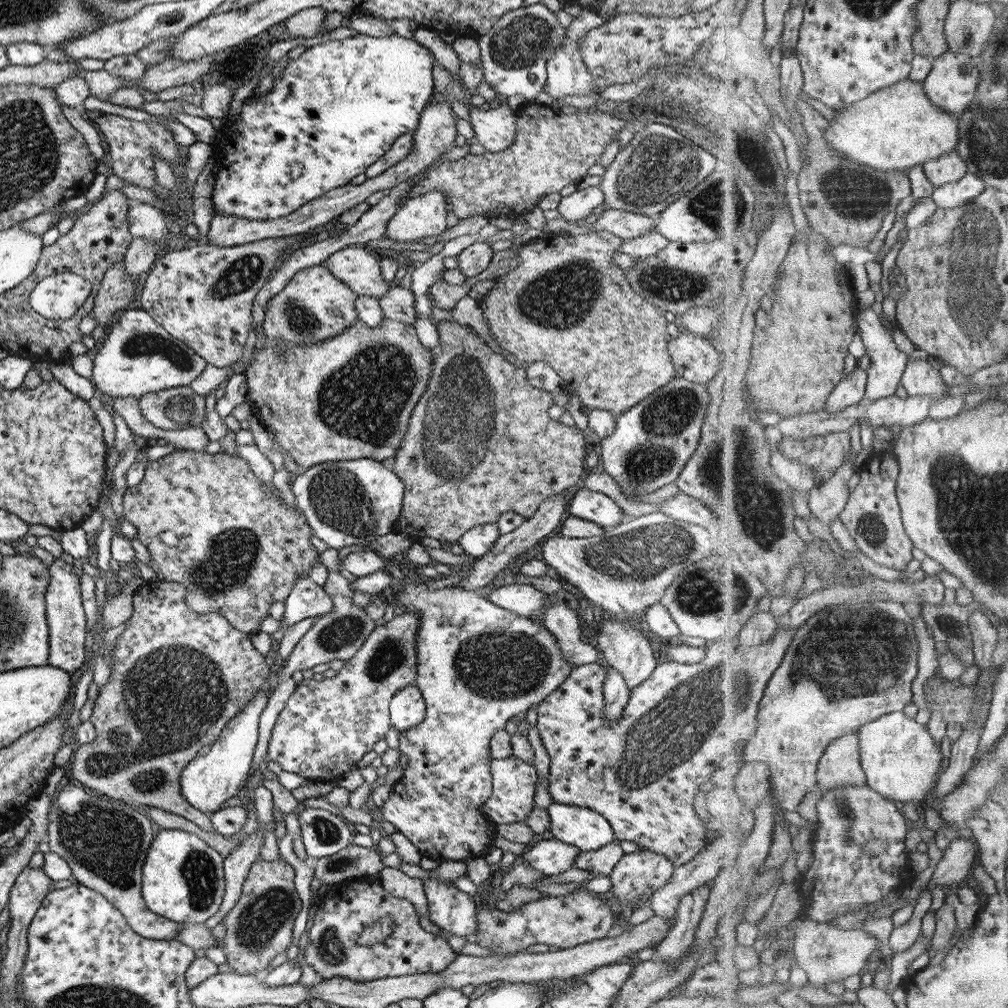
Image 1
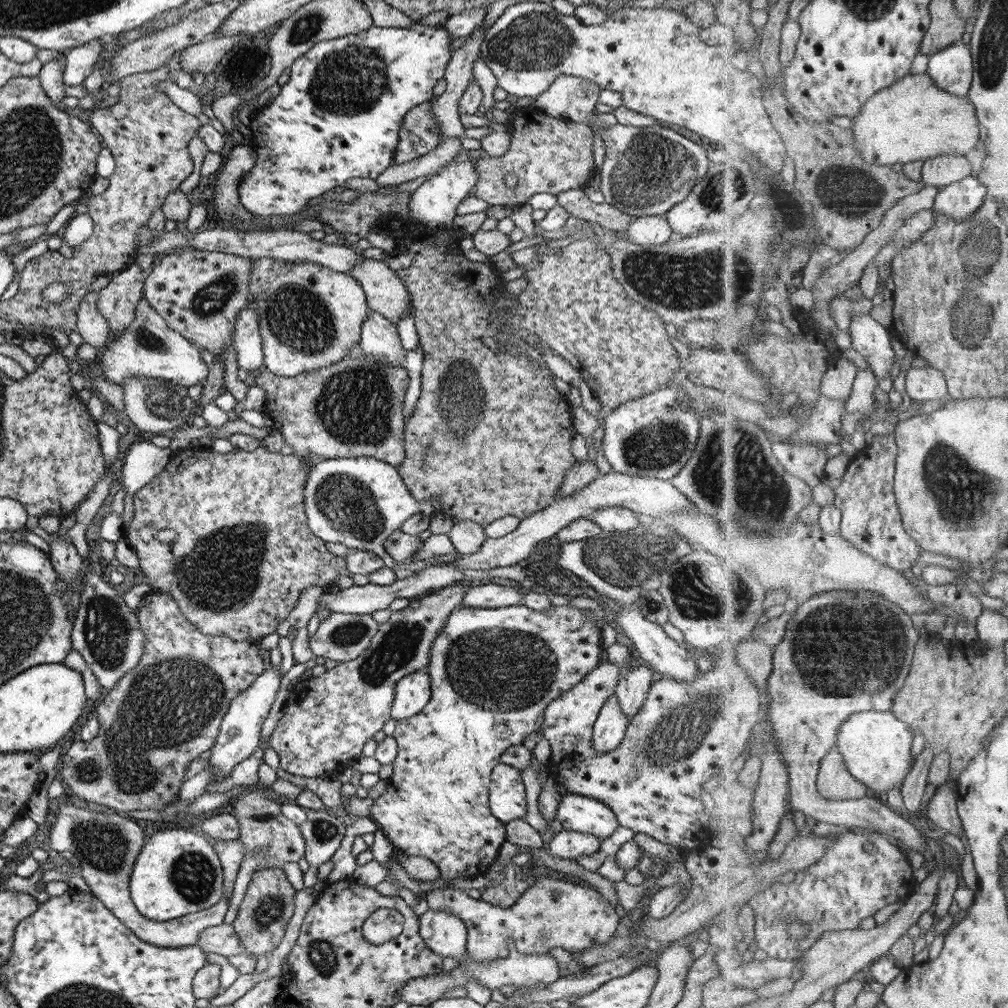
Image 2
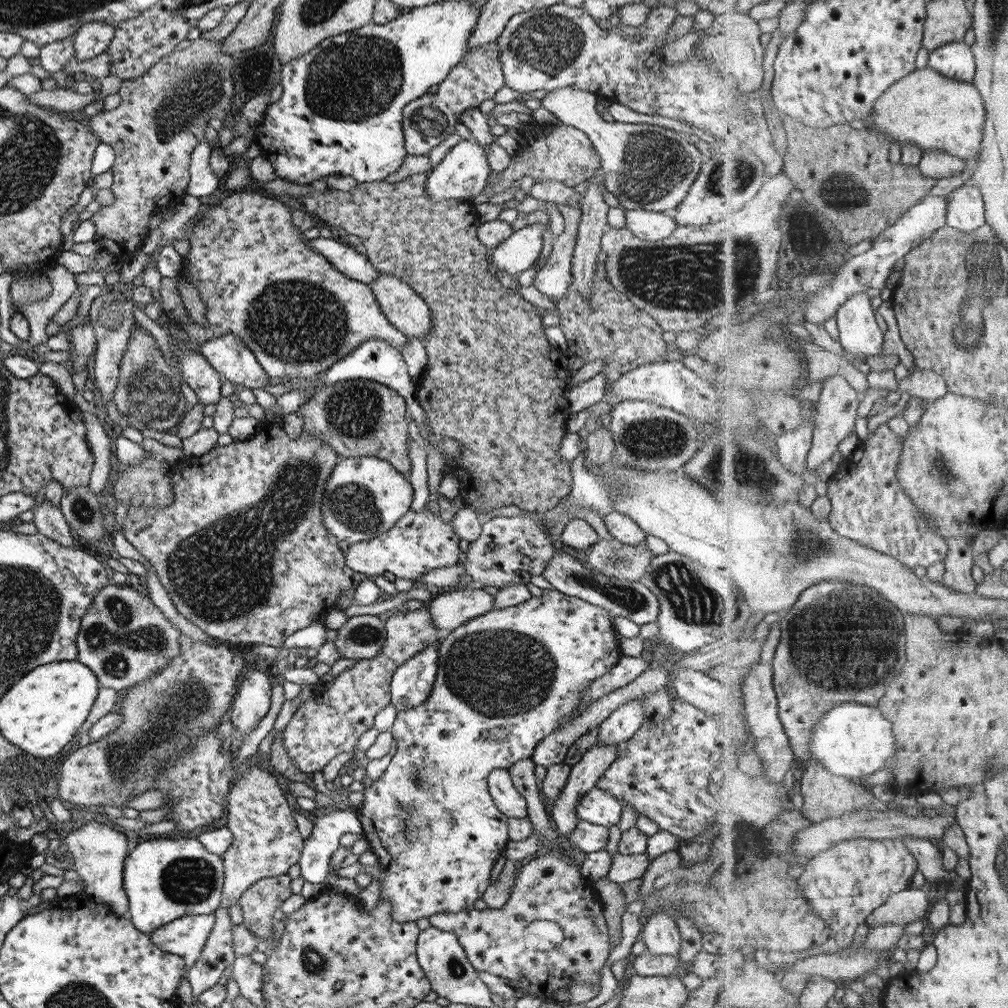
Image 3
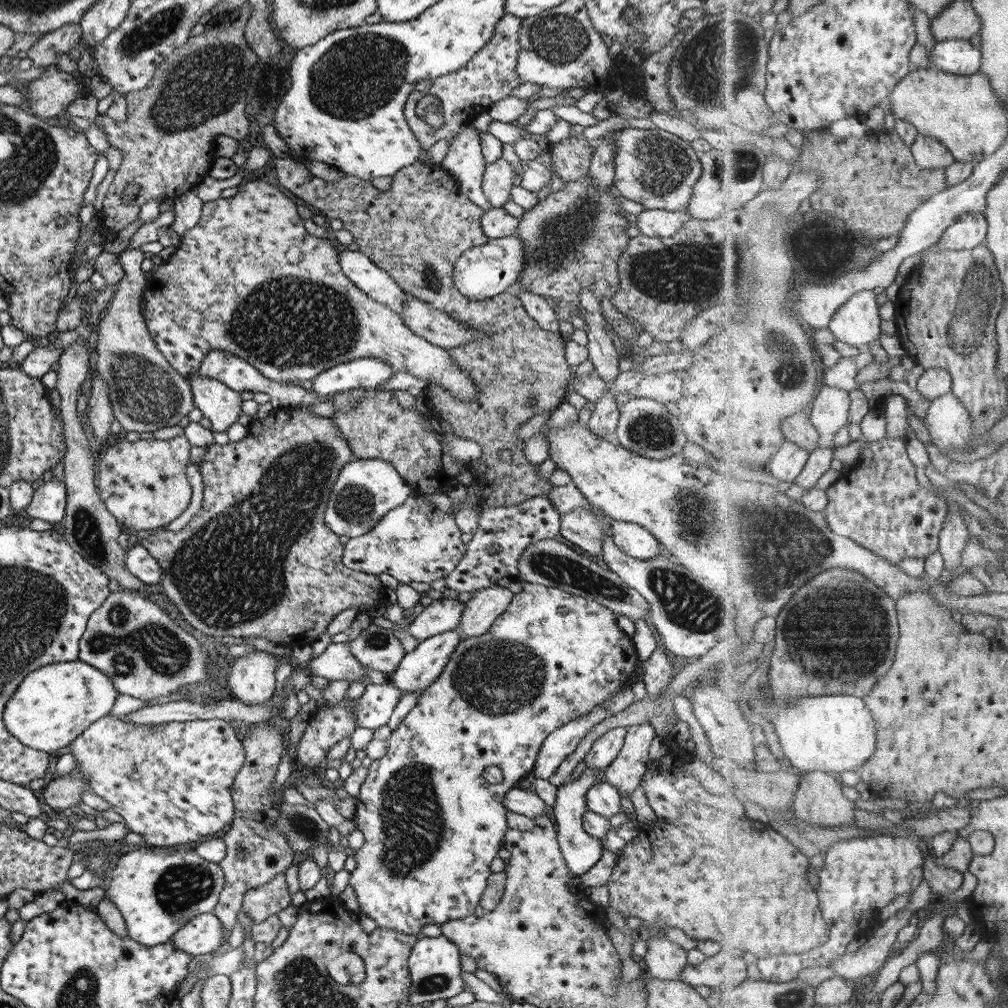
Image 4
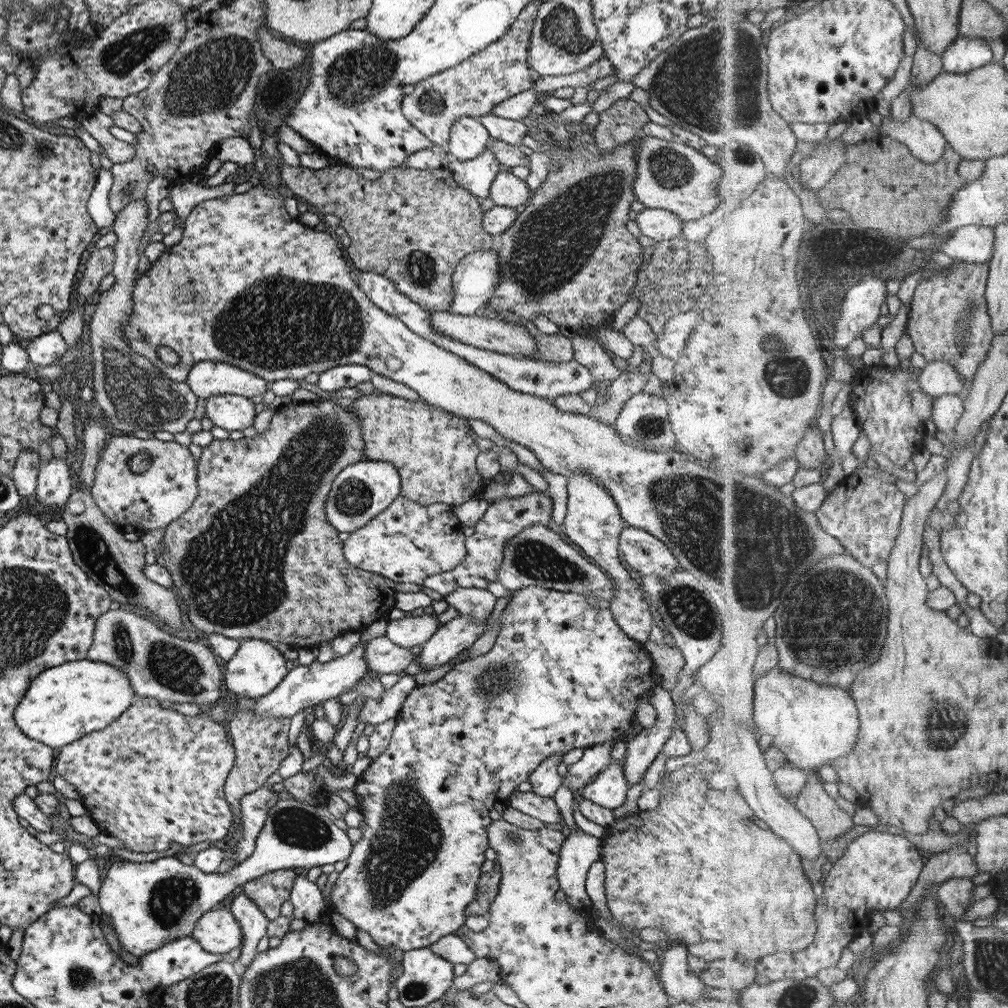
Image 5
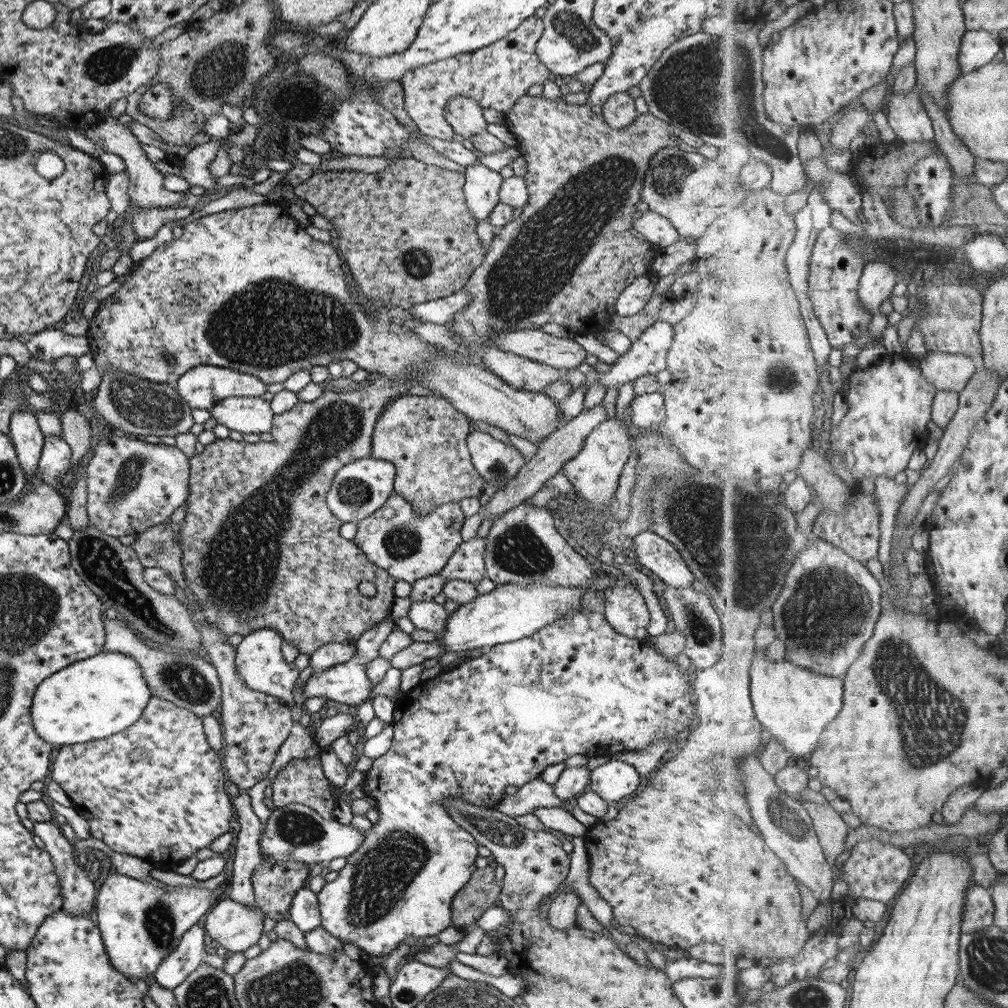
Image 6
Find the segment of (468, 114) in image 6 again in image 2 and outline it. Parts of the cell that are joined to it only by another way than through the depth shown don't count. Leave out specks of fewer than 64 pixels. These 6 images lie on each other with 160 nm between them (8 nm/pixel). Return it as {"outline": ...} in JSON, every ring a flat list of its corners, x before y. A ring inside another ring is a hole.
{"outline":[[467,159,459,163,451,163,445,170,436,175,431,175,409,195,409,217,410,222,418,222,432,228,432,230,443,230,451,227,451,221,456,216,458,204,469,195,472,184,476,181,476,170,474,159]]}

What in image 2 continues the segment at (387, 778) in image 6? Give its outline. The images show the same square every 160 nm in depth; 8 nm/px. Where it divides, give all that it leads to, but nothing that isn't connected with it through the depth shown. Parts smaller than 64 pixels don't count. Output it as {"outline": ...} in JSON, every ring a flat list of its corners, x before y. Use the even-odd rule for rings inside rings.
{"outline":[[511,606,504,608,459,608,456,607,447,616,447,622,443,630,432,640,429,651,429,660,425,666,429,685,431,685,431,699,415,715,398,720,395,723,392,738,396,742,396,757,393,759,391,776,386,779,385,791,373,800,369,811,375,822,380,826,384,837,391,844,393,850,402,853,420,856,430,860,436,867,439,876,443,880,452,878,472,878,484,875,489,865,493,864,500,846,505,842,504,823,491,816,488,807,488,782,490,781,491,769,499,763,501,752,506,748,521,745,525,737,534,736,535,731,540,732,543,722,544,708,561,696,561,692,567,692,581,682,587,672,593,670,599,664,599,650,601,647,599,632,584,612,576,608,565,606,549,606,545,611,533,611,525,606]]}

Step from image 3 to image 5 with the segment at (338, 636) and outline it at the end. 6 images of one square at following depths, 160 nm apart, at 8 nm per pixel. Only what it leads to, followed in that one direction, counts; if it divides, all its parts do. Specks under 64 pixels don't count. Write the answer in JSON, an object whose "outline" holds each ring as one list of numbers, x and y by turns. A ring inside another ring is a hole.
{"outline":[[385,635,368,640,364,644,363,660,370,672,397,674,414,660,409,649,393,644]]}

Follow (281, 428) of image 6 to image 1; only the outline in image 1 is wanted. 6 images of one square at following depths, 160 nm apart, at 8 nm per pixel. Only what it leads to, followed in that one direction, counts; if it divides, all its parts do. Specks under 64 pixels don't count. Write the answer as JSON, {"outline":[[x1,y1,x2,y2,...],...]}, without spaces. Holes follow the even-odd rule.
{"outline":[[174,450,156,460,147,461,144,464,144,474,139,483,132,487,126,487,122,492,122,518,131,522,136,530,136,540,147,549,150,561,145,565,150,567,153,573,156,573,155,581,181,584,186,592,185,604,191,612,195,612,195,614,215,612,215,614,223,616,229,622,229,625,245,634,257,632,257,626,261,626,261,621,269,616,270,605,275,601,282,602,282,600,285,600,291,588,295,586,295,582,299,578,305,578,311,568,319,562,319,555,310,542,310,526,306,523,301,511,298,508,293,511,282,502,281,498,275,499,273,495,270,495,268,486,253,475,245,459,228,455,223,451,214,451,213,454,209,454,206,451],[165,532,171,532,171,536,177,538,173,546,164,545,163,540,159,538]]}

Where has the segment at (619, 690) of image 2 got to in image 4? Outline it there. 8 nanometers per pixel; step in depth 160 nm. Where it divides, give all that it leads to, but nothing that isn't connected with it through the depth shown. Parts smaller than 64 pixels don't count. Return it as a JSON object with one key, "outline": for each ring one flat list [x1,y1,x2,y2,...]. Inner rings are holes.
{"outline":[[627,727,607,729,593,741,590,749,584,756,585,766,601,772,617,756,622,747]]}

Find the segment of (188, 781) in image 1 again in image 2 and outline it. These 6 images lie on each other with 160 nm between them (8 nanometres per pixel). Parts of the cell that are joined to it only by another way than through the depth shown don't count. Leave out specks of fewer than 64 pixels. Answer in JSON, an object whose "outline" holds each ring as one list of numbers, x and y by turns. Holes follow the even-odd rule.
{"outline":[[278,667,267,668,248,688,238,692,237,696,231,700,220,722,215,742,209,749,208,767,212,770,213,779,208,780,208,784,225,780,231,774,233,767,245,760,258,747,261,724,267,718,270,706,275,701,281,682,279,679]]}

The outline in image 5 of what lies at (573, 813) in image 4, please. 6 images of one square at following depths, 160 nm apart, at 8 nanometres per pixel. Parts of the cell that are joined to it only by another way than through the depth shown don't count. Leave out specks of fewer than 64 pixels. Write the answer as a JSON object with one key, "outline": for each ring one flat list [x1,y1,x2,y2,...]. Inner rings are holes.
{"outline":[[577,827,574,830,560,846,556,877,565,901,573,908,590,910,584,880,590,864,600,860,599,838,593,838]]}

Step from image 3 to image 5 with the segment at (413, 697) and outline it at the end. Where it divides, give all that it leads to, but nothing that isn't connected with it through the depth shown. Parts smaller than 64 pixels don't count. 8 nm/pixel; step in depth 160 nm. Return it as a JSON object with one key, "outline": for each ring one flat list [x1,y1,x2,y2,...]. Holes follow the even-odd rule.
{"outline":[[457,616,438,626,435,633,423,643,414,661,426,670,443,666,483,634,488,619,489,616,485,621,477,623,473,619]]}

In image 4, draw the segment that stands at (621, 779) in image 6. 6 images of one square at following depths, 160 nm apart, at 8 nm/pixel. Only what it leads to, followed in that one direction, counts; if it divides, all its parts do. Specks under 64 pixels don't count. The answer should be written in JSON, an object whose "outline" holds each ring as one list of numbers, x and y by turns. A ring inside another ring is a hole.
{"outline":[[601,778,589,788,584,797,586,810,611,818,621,809,620,797,618,790]]}

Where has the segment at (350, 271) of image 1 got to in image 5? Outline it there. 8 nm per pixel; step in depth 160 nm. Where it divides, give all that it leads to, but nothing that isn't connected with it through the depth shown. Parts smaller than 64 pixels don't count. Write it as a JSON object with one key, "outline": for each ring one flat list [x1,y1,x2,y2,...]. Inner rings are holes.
{"outline":[[429,311,428,319,435,332,442,334,451,340,462,342,473,346,473,348,483,348,484,350,511,356,528,357,537,354,536,344,532,334,524,328,512,323,501,321,498,318,489,319,476,315,453,314,449,311]]}

